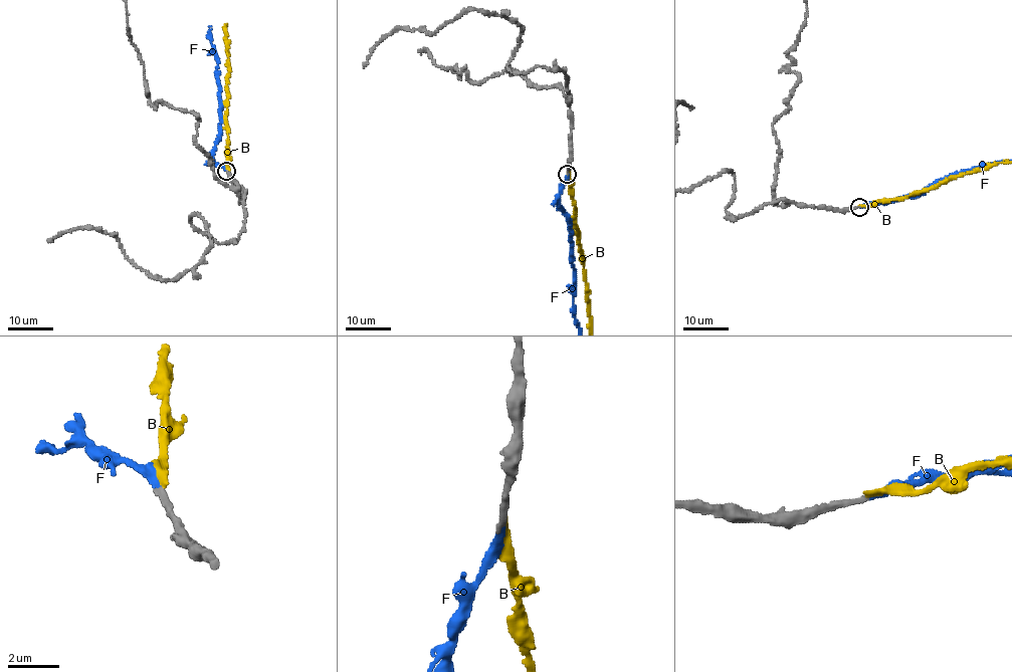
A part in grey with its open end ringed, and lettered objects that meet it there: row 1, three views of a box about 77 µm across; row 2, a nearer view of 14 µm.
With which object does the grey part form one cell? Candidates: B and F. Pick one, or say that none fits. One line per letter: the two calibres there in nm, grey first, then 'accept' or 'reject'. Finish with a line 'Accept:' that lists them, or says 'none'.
B: 280 nm thick on the grey side, 240 nm on the other; reject
F: 240 nm thick on the grey side, 320 nm on the other; accept
Accept: F

